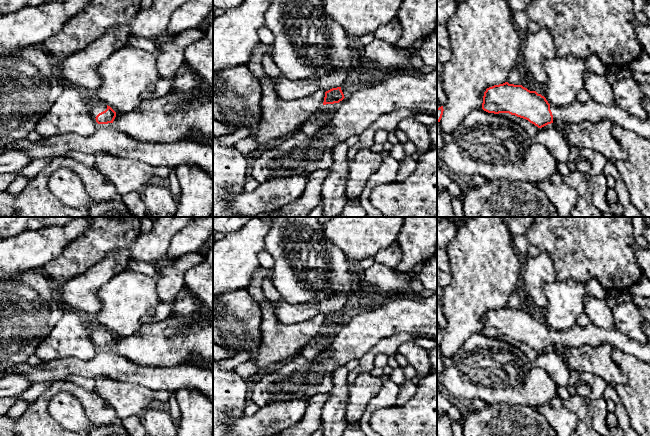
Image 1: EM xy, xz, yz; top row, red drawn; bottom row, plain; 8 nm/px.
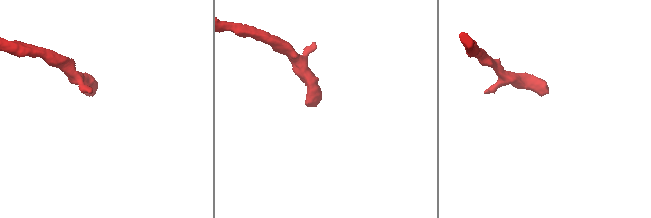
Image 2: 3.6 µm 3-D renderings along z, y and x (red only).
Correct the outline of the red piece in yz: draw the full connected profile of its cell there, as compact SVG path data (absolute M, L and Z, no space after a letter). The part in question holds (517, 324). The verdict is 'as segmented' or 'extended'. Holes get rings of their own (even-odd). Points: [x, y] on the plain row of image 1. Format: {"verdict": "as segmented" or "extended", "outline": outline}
{"verdict": "extended", "outline": "M508 306L486 313L482 333L488 337L515 339L528 344L538 352L551 347L564 350L585 344L609 344L612 348L650 362L650 343L642 344L617 329L602 329L589 323L585 327L576 324L568 330L555 331L536 315Z"}

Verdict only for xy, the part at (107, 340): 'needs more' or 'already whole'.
needs more

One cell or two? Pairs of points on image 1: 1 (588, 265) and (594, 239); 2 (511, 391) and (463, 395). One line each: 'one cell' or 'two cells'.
1: one cell
2: one cell

